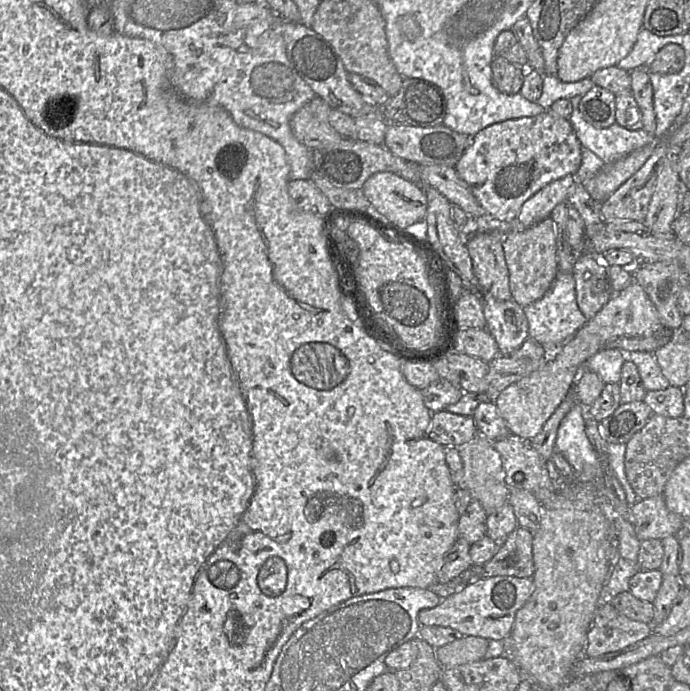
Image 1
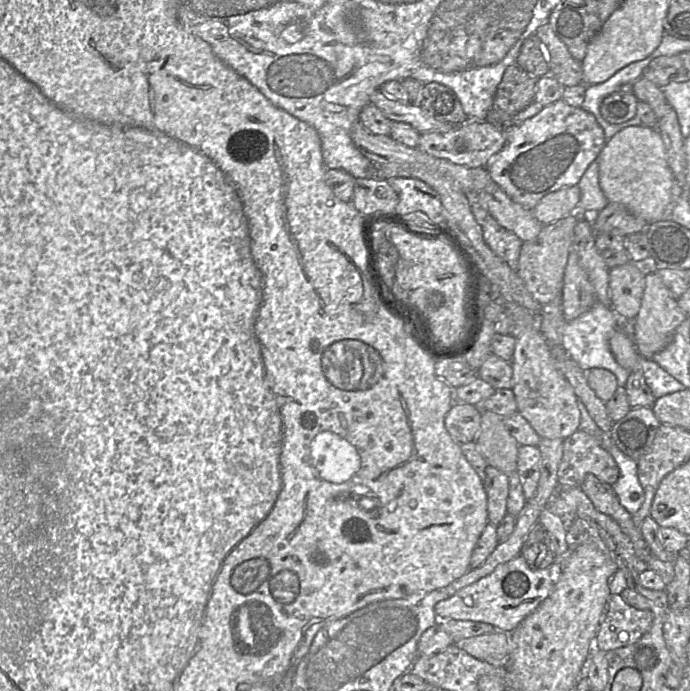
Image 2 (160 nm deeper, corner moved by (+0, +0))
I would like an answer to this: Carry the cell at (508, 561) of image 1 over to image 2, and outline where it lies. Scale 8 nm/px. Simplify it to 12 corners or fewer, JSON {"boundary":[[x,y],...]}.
{"boundary":[[541,524],[530,530],[520,555],[533,570],[555,562]]}

